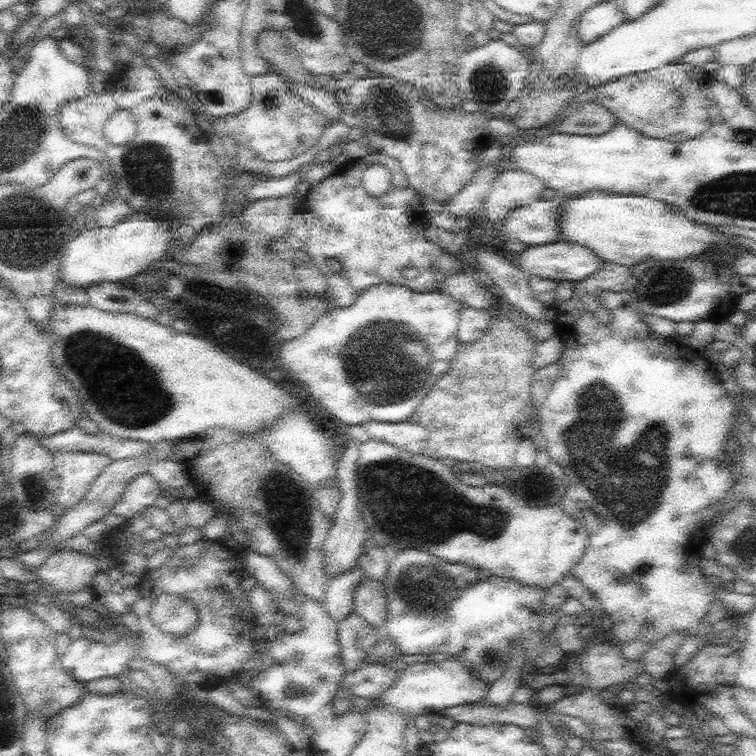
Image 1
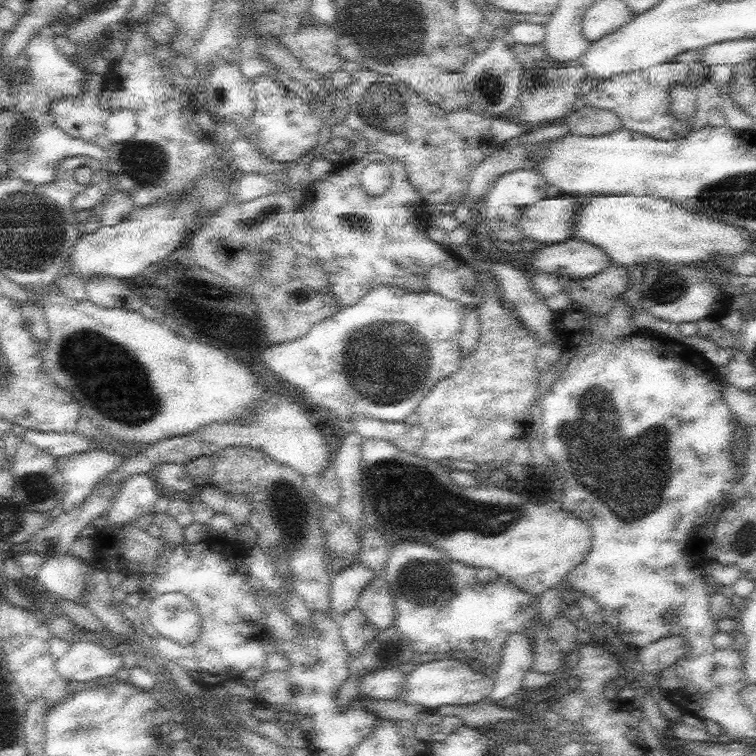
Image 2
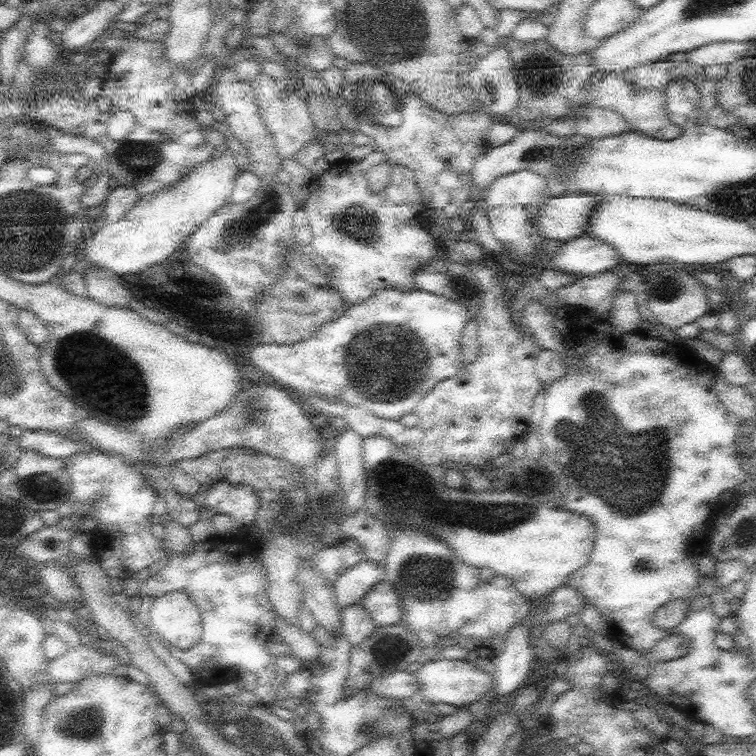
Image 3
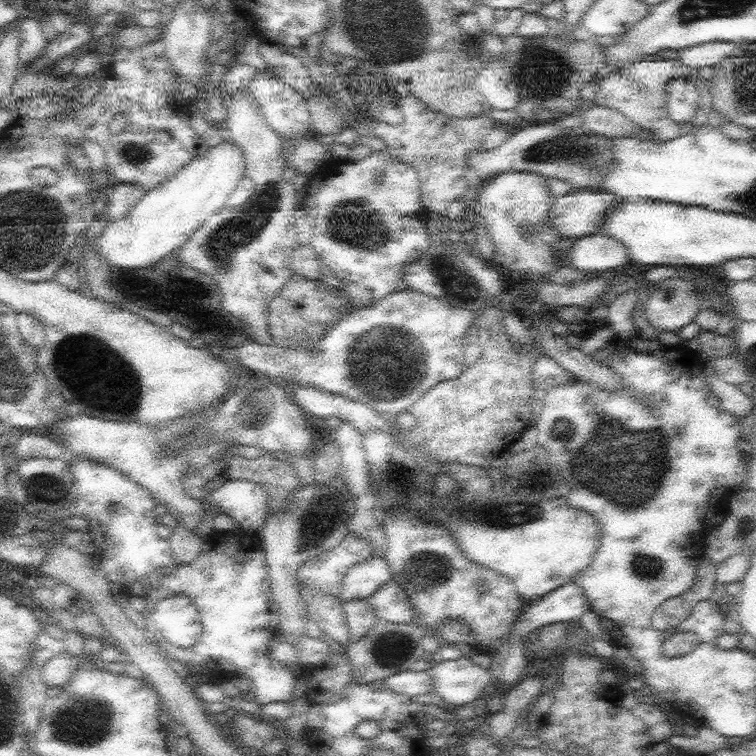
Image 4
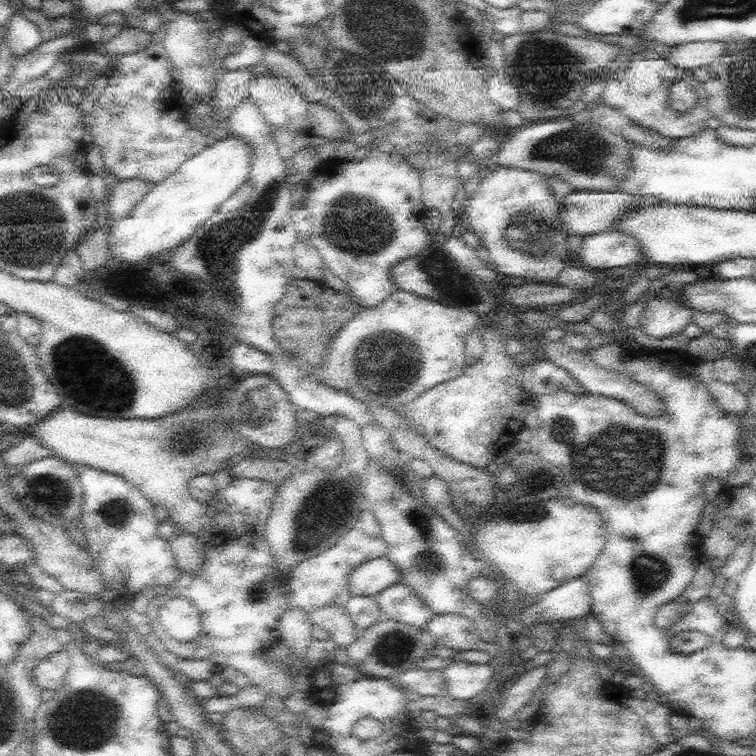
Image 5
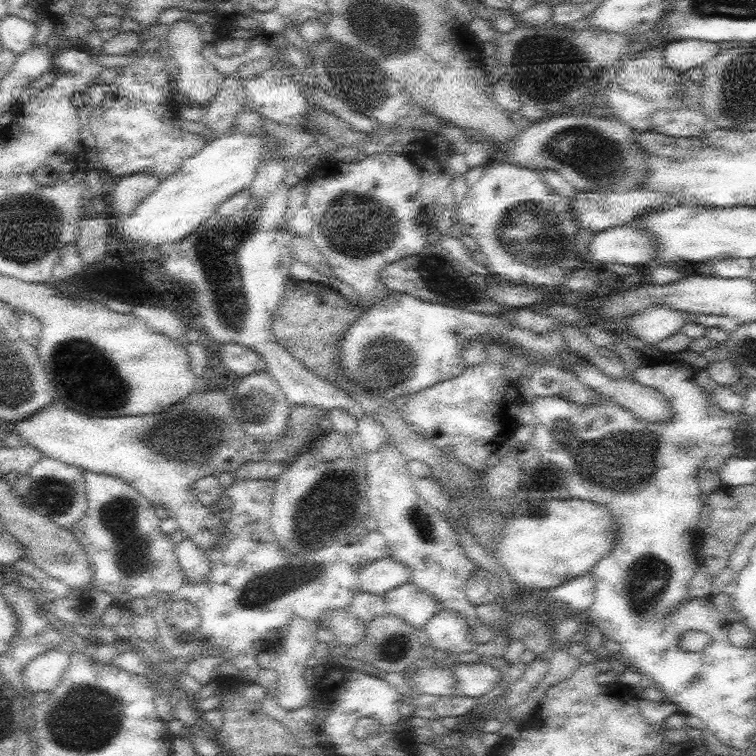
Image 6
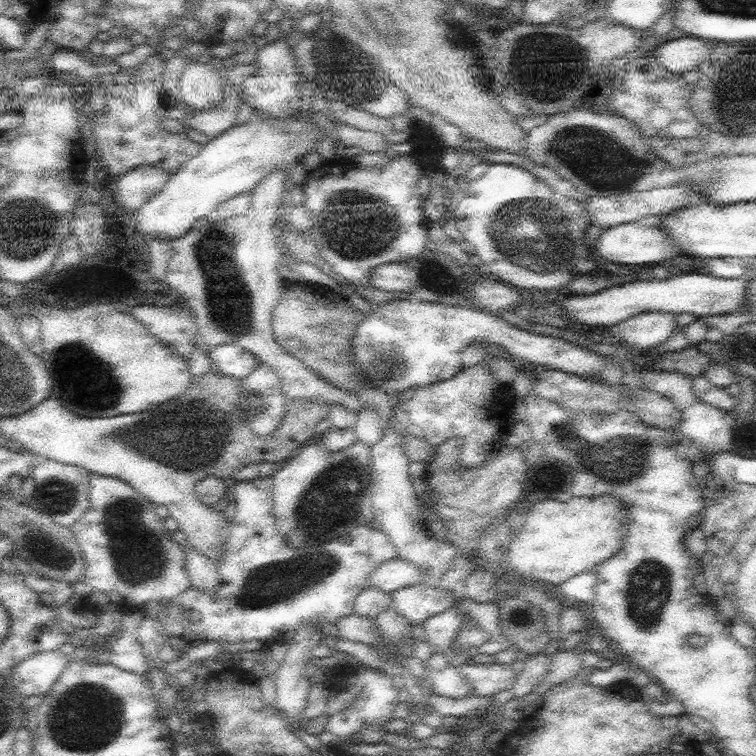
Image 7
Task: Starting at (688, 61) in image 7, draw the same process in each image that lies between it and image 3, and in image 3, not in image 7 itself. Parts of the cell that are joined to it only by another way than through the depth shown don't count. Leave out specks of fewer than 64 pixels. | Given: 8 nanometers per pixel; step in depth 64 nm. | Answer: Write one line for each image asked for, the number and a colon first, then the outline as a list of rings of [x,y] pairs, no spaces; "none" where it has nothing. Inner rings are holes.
3: [[[721,42],[721,44],[709,44],[701,46],[693,52],[687,52],[689,62],[699,64],[699,66],[711,66],[711,64],[721,64],[727,66],[729,62],[735,62],[739,58],[749,58],[755,50],[749,50],[749,42]]]
4: [[[713,42],[713,44],[691,46],[691,48],[679,52],[679,62],[681,62],[681,66],[687,68],[687,72],[693,72],[693,70],[699,70],[703,66],[711,66],[711,64],[723,62],[725,58],[743,54],[737,48],[739,46],[733,44],[733,42]]]
5: [[[693,42],[693,44],[683,44],[671,50],[669,60],[679,68],[679,70],[687,70],[693,72],[699,66],[709,66],[711,62],[719,60],[725,52],[725,46],[729,44],[705,44],[705,42]]]
6: [[[681,40],[667,44],[663,52],[663,60],[669,68],[687,74],[691,68],[701,68],[705,62],[709,62],[713,56],[719,54],[721,44],[709,44],[701,40]]]

